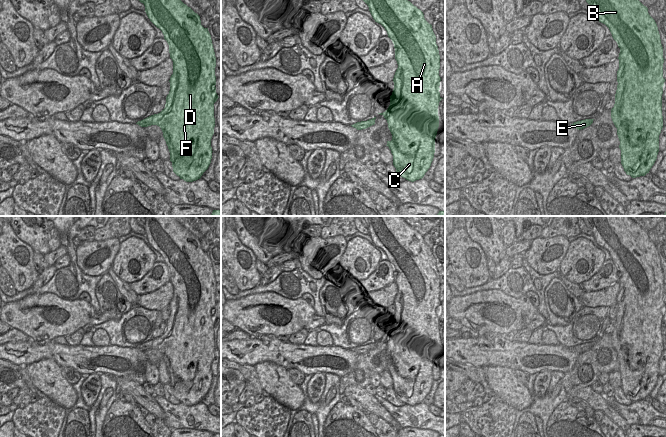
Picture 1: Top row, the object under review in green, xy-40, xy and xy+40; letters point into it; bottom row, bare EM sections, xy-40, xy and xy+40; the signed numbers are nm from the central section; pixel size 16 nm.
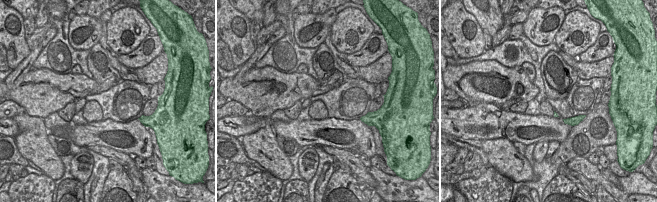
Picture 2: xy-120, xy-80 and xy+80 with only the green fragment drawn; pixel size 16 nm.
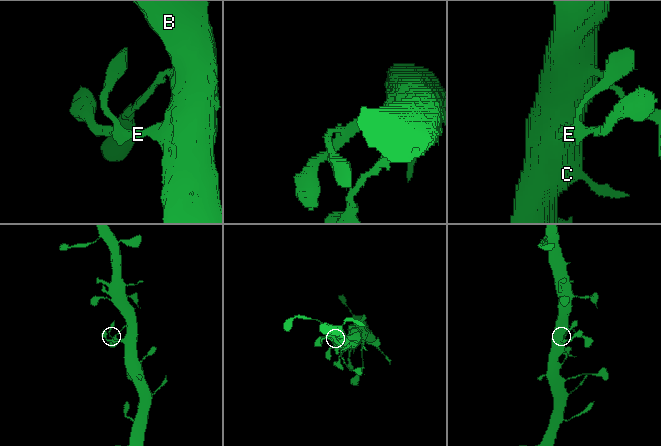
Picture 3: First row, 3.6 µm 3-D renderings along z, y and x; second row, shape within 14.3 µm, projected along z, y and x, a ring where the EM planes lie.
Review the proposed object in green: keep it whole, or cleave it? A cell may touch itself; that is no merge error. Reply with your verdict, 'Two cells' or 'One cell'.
One cell

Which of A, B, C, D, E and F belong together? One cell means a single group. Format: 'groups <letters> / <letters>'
groups A B C D E F

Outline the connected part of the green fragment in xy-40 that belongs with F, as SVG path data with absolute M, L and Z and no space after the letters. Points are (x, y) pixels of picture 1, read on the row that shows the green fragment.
M139 0L145 6L150 21L159 28L169 45L173 61L170 91L165 108L138 124L141 127L157 125L163 132L170 152L173 172L186 182L201 178L212 159L211 139L214 134L214 103L216 93L216 57L208 28L201 25L200 16L181 0Z

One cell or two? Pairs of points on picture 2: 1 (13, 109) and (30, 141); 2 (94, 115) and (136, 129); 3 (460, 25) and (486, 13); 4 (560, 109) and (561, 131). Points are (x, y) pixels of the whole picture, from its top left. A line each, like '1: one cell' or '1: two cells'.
1: two cells
2: two cells
3: two cells
4: two cells

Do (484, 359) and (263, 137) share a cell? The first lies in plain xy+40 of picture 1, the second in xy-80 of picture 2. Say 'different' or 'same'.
different

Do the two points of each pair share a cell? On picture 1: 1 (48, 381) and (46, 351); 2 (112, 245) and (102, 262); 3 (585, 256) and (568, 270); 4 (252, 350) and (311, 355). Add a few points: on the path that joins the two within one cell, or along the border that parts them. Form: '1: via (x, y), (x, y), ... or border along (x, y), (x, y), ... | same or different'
1: border along (25, 365), (43, 359), (53, 359), (60, 366) | different
2: via (110, 249), (110, 254), (106, 258) | same
3: via (581, 258), (571, 266) | same
4: via (267, 351), (296, 355) | same

